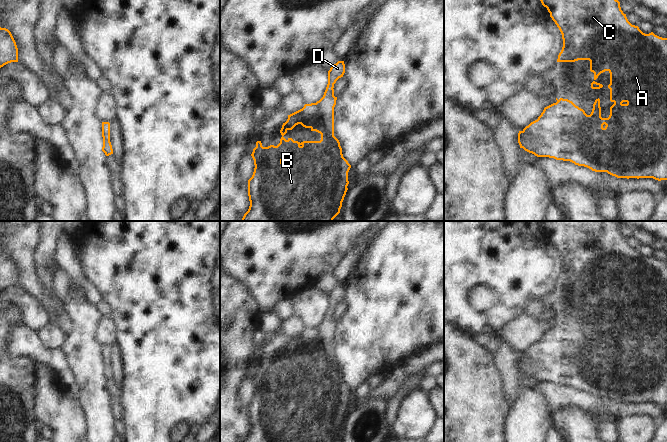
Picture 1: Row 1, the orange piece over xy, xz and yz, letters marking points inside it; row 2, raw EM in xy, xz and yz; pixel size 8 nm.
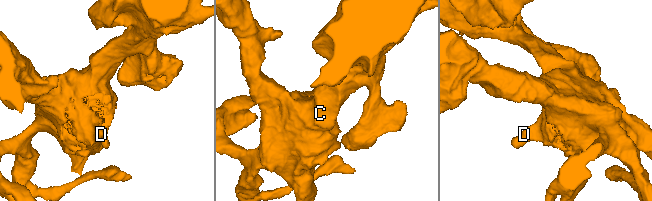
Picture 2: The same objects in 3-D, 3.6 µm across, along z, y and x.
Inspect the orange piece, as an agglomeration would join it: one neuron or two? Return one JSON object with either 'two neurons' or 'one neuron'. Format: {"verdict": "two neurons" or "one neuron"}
{"verdict": "one neuron"}

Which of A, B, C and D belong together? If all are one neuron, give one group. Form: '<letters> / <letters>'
A B C D

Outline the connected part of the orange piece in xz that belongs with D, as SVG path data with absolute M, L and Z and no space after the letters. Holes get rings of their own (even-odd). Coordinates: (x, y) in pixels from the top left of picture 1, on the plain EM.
M338 285L328 295L328 308L323 321L316 327L305 328L304 331L290 339L283 347L280 357L282 359L277 370L263 371L261 365L256 366L256 371L251 378L254 384L254 396L248 404L248 420L250 430L243 442L335 442L342 431L342 426L348 414L348 396L351 389L343 381L339 364L334 360L334 331L337 321L334 320L334 308L345 297L344 285ZM301 348L311 355L321 358L320 365L294 365L283 361L288 354Z

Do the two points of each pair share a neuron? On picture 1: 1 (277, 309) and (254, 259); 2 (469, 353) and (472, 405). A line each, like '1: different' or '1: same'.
1: different
2: same

